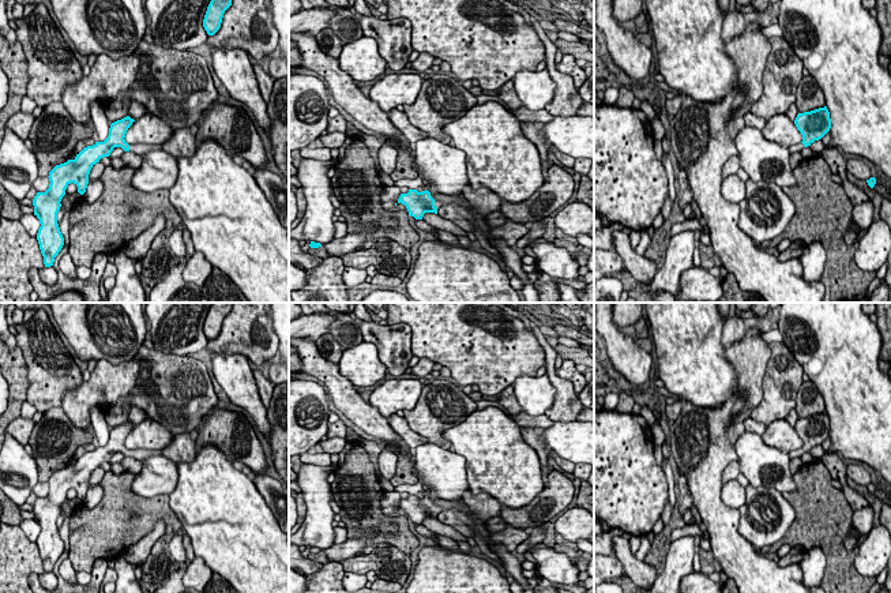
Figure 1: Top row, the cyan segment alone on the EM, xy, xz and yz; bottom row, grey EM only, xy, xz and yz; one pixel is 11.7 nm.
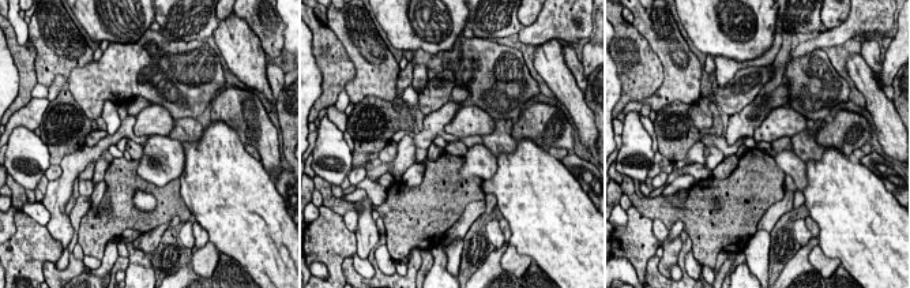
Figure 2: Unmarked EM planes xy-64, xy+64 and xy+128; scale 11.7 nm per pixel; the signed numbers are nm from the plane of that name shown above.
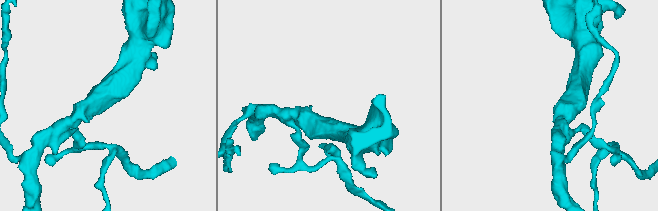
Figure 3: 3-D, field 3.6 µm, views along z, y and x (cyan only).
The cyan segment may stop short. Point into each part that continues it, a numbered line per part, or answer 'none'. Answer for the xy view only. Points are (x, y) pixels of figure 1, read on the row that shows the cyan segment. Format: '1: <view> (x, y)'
1: xy (141, 149)

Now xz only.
1: xz (440, 199)

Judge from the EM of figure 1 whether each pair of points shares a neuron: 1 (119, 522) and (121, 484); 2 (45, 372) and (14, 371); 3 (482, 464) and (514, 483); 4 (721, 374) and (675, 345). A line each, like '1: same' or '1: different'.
1: same
2: different
3: same
4: same

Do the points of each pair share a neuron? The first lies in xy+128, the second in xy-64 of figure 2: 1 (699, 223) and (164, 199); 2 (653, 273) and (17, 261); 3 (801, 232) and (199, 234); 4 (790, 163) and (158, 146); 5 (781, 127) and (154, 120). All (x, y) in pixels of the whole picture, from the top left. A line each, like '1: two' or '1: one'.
1: one
2: two
3: two
4: one
5: one

